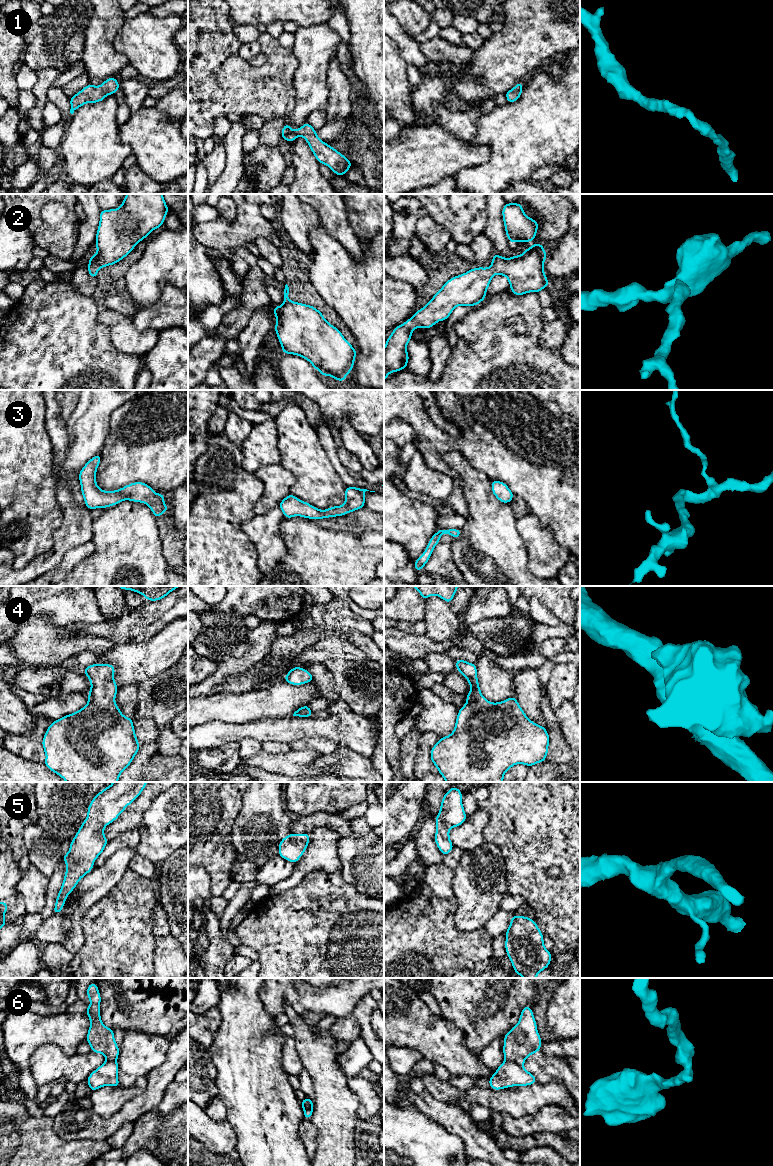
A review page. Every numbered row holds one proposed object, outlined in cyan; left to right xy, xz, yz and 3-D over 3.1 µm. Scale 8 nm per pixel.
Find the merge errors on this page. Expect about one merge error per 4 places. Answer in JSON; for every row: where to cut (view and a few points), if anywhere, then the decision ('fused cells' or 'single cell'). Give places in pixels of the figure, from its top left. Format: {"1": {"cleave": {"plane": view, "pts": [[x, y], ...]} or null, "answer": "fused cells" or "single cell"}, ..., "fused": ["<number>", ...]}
{"1": {"cleave": null, "answer": "single cell"}, "2": {"cleave": null, "answer": "single cell"}, "3": {"cleave": null, "answer": "single cell"}, "4": {"cleave": null, "answer": "single cell"}, "5": {"cleave": null, "answer": "single cell"}, "6": {"cleave": {"plane": "yz", "pts": [[505, 1059], [516, 1061], [522, 1066]]}, "answer": "fused cells"}, "fused": ["6"]}

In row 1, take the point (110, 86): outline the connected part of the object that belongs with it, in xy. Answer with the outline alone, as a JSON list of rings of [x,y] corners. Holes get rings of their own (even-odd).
[[[114,76],[106,79],[100,86],[94,86],[89,83],[81,91],[69,98],[71,105],[70,113],[73,114],[75,110],[86,103],[103,101],[108,94],[114,95],[118,89],[120,89],[120,84]]]

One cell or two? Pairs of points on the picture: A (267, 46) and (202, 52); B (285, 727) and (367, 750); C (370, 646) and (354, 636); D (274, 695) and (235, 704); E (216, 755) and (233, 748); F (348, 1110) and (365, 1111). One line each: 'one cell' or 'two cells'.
A: one cell
B: one cell
C: one cell
D: one cell
E: one cell
F: two cells

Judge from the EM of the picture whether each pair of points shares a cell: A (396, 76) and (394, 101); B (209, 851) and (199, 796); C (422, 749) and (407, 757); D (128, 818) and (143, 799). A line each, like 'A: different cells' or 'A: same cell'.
A: same cell
B: same cell
C: different cells
D: same cell

